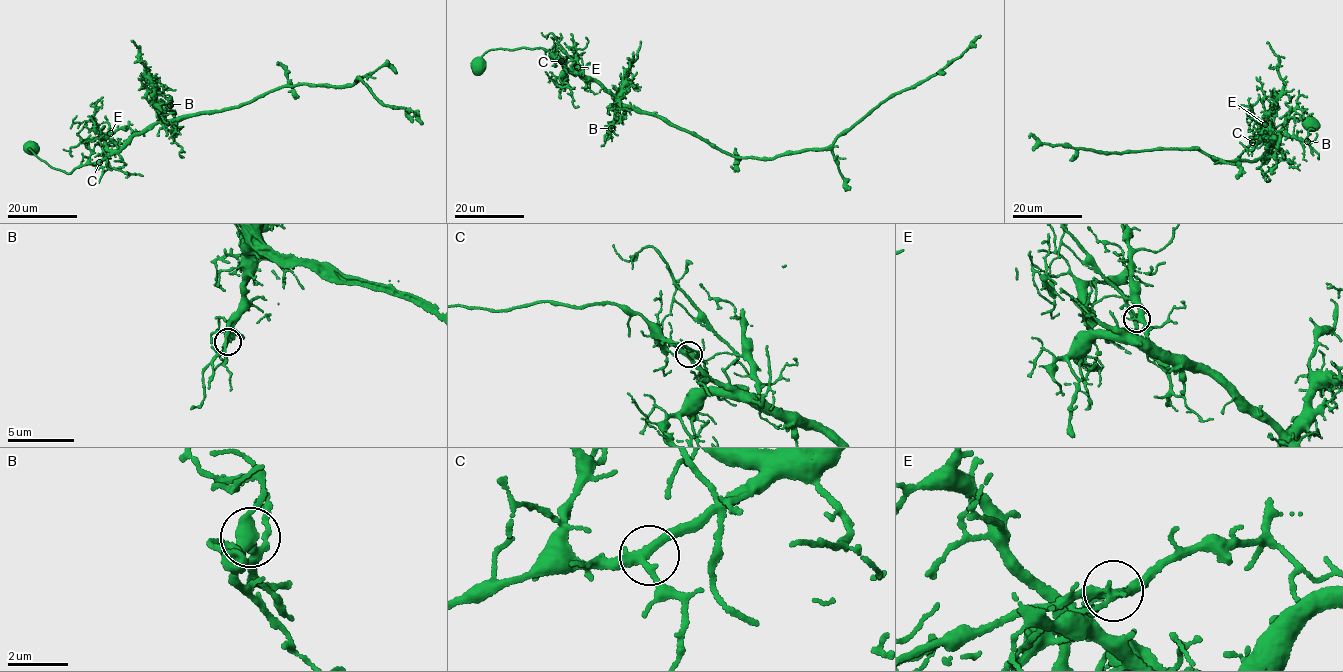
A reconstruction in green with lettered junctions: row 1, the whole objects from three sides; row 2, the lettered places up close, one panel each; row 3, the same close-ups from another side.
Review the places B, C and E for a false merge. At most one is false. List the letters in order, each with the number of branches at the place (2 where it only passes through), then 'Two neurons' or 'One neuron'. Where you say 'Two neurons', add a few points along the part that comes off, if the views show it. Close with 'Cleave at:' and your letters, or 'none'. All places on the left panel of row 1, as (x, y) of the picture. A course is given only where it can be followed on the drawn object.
B: Branches: 3. One neuron
C: Branches: 3. One neuron
E: Branches: 3. Two neurons. Course of the part to remove: (110, 133), (72, 147), (70, 151), (63, 149)
Cleave at: E

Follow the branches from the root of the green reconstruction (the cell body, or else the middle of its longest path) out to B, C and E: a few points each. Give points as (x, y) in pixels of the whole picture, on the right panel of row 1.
B: (1309, 120), (1289, 119), (1266, 135), (1253, 140), (1249, 138), (1255, 143), (1264, 136), (1284, 135), (1307, 141)
C: (1309, 120), (1289, 119), (1266, 135), (1253, 140), (1250, 137), (1252, 142)
E: (1309, 120), (1289, 119), (1266, 135), (1253, 140), (1249, 138), (1260, 132), (1256, 118), (1264, 124)

